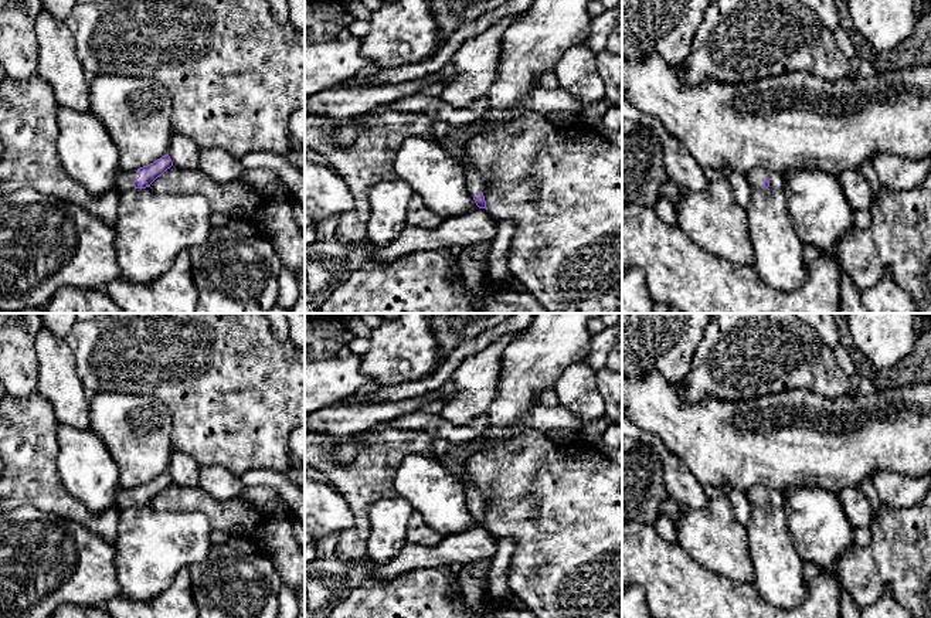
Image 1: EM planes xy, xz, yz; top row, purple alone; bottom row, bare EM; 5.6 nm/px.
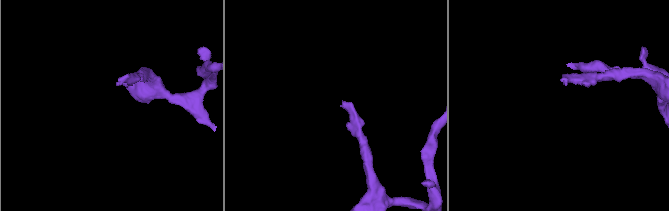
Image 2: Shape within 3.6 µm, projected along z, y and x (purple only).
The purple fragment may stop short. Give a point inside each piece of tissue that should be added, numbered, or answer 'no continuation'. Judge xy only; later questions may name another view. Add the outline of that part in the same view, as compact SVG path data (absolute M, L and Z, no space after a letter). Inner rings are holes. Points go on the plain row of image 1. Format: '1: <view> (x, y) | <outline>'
1: xy (123, 498) | M119 488L115 495L115 505L119 510L135 506L133 499L139 495L139 488Z

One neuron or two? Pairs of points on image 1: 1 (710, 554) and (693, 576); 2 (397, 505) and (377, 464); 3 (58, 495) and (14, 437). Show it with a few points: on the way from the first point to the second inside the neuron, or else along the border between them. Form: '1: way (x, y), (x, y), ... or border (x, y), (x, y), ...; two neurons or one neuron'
1: border (678, 542), (700, 564), (733, 577); two neurons
2: border (397, 495), (376, 499), (370, 505), (367, 516); two neurons
3: way (44, 481), (30, 467), (29, 451); one neuron

